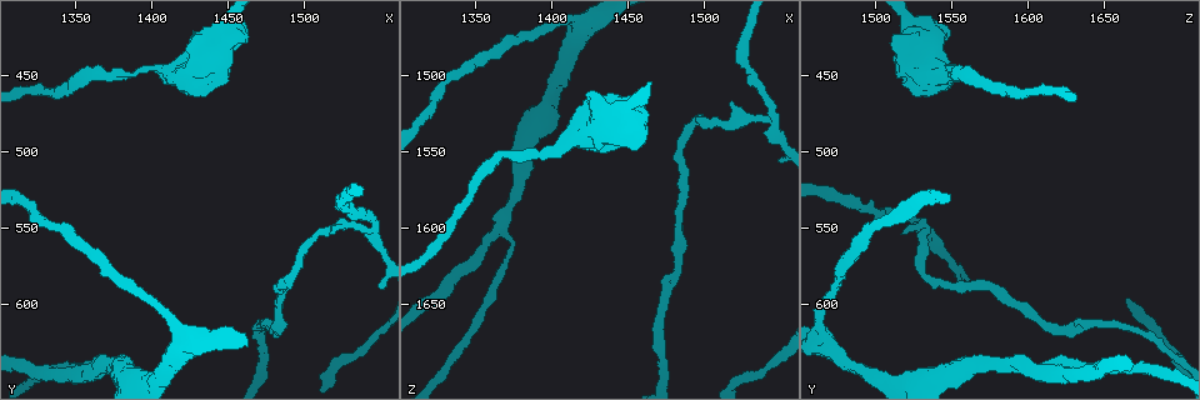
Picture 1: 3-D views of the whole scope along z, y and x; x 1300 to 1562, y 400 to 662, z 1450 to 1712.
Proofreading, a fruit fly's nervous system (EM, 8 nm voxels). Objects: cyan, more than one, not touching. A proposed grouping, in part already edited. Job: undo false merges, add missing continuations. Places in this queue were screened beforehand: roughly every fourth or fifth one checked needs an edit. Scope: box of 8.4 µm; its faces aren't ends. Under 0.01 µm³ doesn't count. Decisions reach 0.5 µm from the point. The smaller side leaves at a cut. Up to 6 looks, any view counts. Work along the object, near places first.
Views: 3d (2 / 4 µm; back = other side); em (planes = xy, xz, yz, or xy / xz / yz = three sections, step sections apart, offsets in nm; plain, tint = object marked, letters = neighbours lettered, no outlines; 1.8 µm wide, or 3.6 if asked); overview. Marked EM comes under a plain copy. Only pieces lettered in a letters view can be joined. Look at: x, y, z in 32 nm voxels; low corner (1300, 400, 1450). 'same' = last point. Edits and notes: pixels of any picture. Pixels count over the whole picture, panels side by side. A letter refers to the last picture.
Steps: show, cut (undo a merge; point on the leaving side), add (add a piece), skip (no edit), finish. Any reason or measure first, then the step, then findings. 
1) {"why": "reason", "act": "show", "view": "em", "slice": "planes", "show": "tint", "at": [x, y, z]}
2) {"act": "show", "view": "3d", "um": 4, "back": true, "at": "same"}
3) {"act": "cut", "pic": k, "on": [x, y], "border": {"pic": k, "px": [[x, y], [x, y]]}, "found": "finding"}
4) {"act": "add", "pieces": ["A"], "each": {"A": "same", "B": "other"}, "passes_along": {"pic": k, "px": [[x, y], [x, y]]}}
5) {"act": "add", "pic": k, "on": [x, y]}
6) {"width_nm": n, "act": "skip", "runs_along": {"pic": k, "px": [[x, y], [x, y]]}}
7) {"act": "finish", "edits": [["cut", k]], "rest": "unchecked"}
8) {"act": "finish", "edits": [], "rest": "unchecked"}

{"why": "narrows sharply", "act": "show", "view": "em", "slice": "planes", "show": "letters", "at": [1384, 450, 1552]}

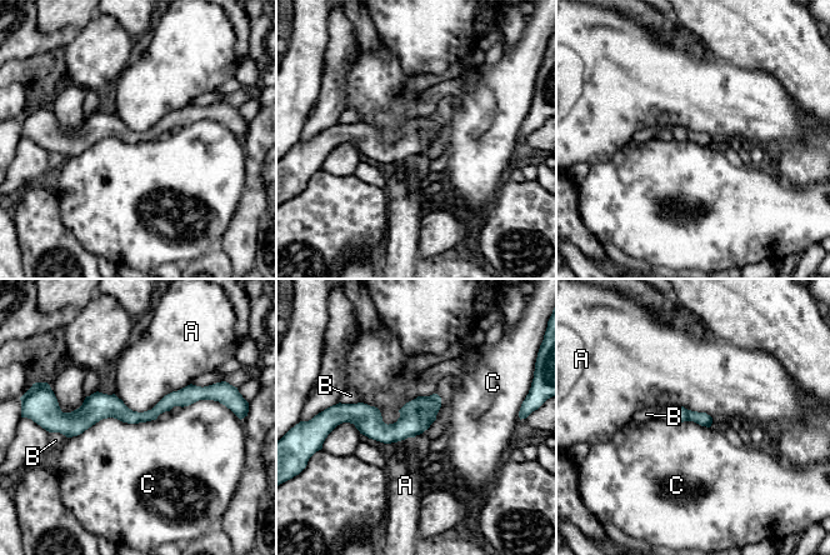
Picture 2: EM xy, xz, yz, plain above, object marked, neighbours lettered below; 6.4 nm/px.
{"longest_contact_nm": ["C", 600], "act": "skip", "each": {"A": "other", "B": "other", "C": "other"}, "found": "continuous, no second neuron"}

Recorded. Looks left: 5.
{"why": "branch point", "act": "show", "view": "3d", "um": 4, "at": [1366, 644, 1600]}

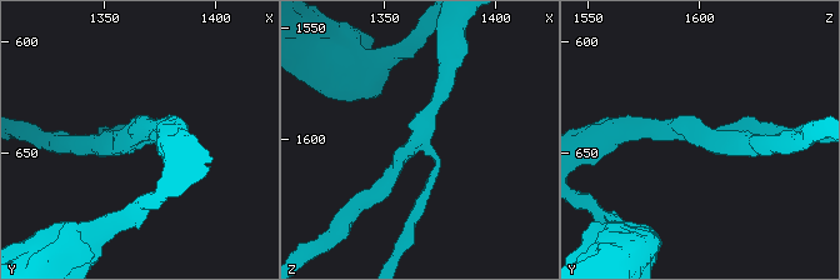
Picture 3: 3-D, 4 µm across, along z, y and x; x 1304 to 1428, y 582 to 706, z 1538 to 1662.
{"arms": 3, "why": "need the tissue", "act": "show", "view": "em", "slice": "planes", "show": "letters", "at": [1366, 643, 1600]}

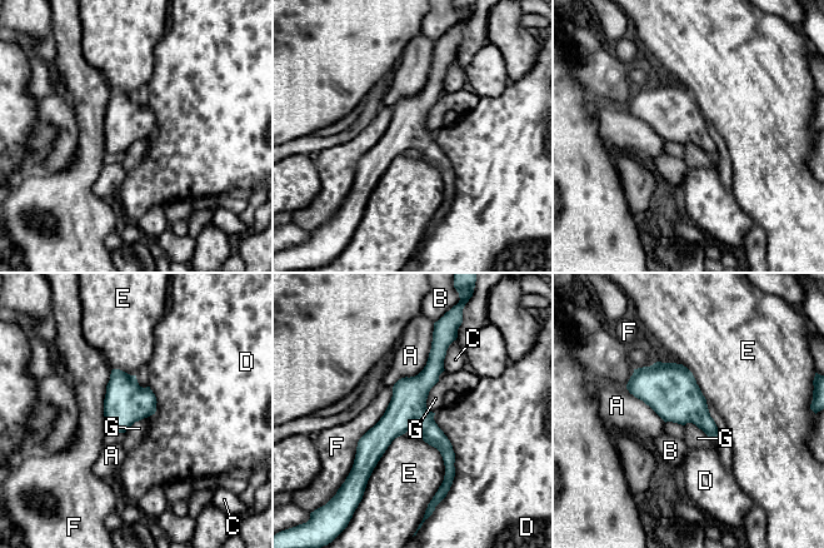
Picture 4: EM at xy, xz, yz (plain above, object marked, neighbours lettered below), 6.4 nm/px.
{"width_nm": 260, "act": "skip", "each": {"A": "other", "B": "other", "C": "other", "D": "other", "E": "other", "F": "other", "G": "other"}, "border": {"pic": 4, "px": [[439, 380], [427, 399], [433, 413]]}, "found": "one neuron here"}

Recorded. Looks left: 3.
{"why": "side arm on a straight run", "act": "show", "view": "em", "slice": "xy", "step": 4, "show": "tint", "at": [1544, 548, 1528]}

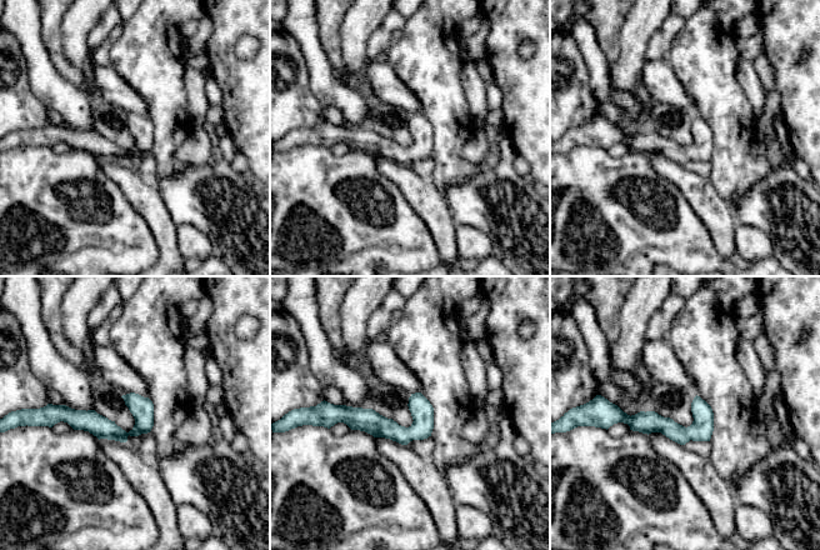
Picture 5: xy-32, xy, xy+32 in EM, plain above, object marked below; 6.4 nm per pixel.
{"why": "another direction", "act": "show", "view": "em", "slice": "planes", "show": "letters", "at": "same"}

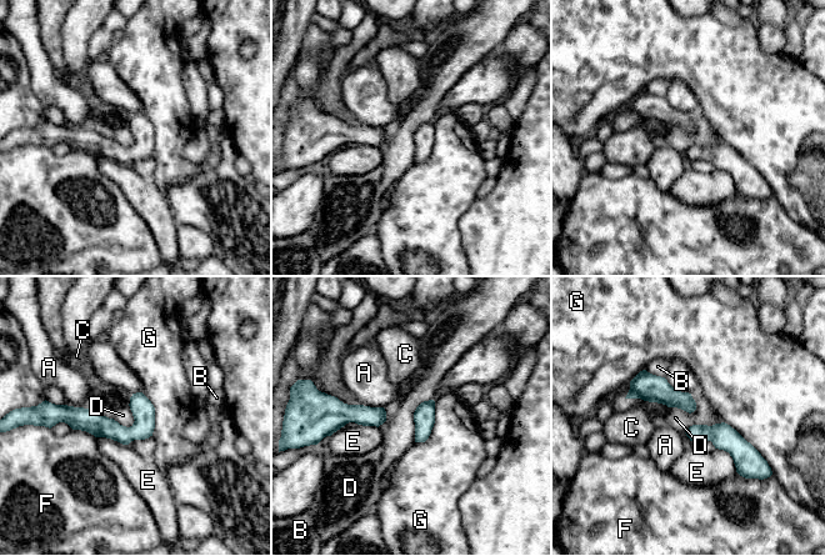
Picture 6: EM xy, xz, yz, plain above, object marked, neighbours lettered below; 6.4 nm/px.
{"width_nm": 110, "act": "skip", "each": {"A": "other", "B": "other", "C": "other", "D": "other", "E": "other", "F": "other", "G": "other"}, "runs_along": {"pic": 6, "px": [[56, 410], [115, 431], [151, 425]]}, "found": "all the same neuron"}

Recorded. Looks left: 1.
{"act": "finish", "edits": [], "rest": "unchecked"}

